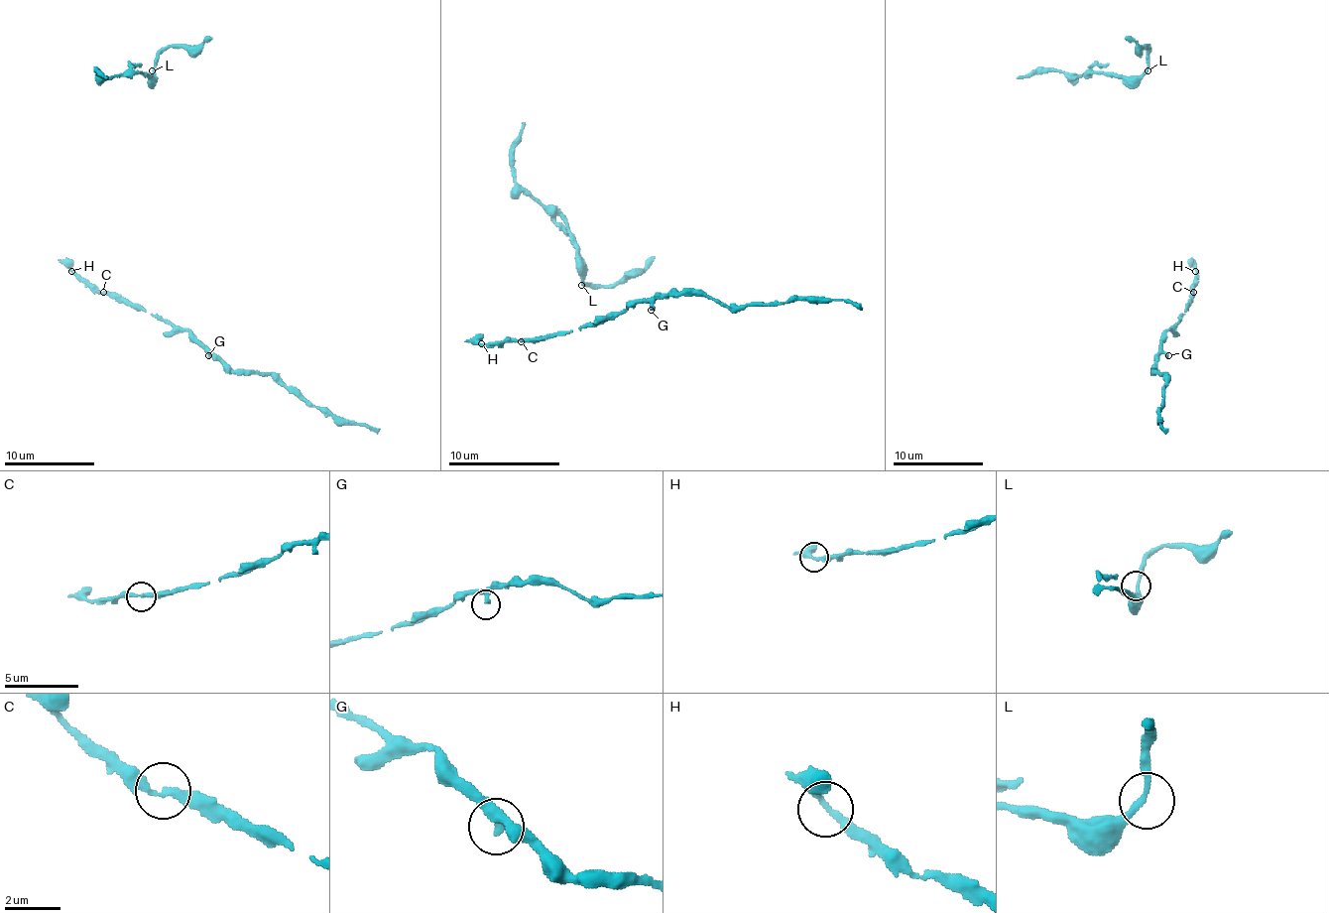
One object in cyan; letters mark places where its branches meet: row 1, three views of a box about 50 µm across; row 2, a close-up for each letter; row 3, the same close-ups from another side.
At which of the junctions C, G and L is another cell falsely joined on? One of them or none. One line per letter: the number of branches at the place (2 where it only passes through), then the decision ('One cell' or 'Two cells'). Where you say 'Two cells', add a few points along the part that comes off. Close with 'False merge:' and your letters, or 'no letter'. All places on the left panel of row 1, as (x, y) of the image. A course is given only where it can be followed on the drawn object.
C: Branches: 2. One cell
G: Branches: 2. One cell
L: Branches: 2. One cell
False merge: no letter

